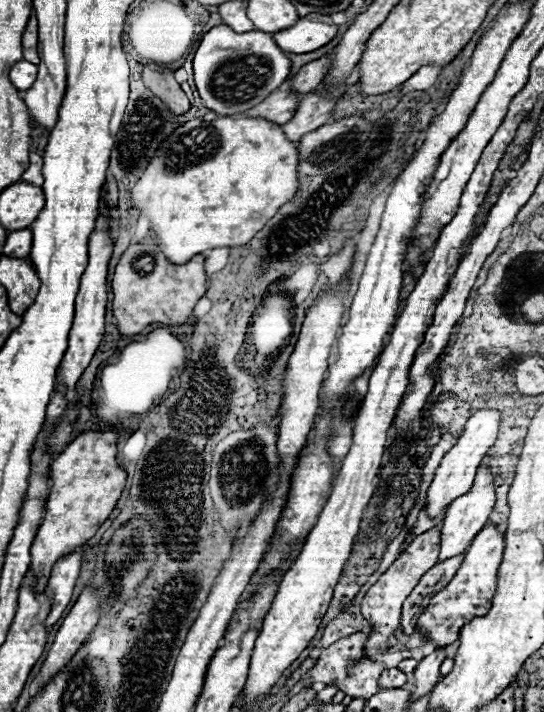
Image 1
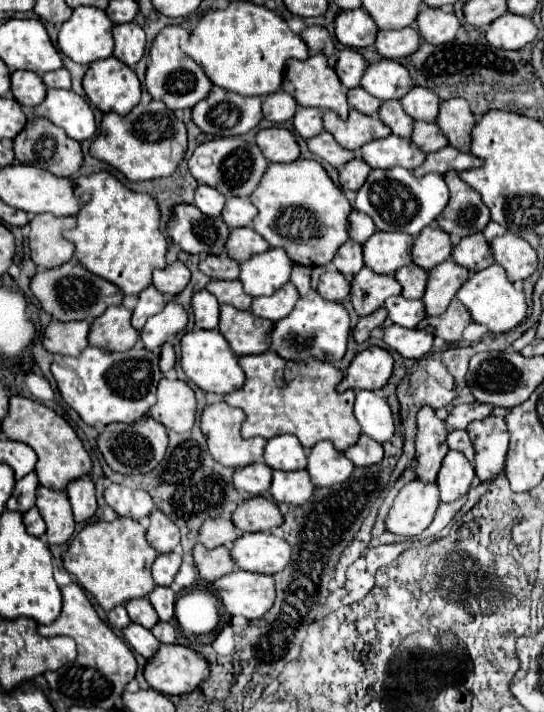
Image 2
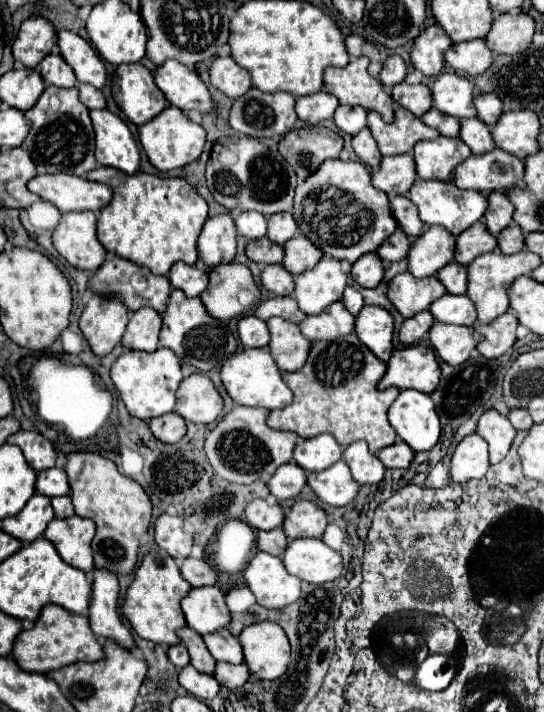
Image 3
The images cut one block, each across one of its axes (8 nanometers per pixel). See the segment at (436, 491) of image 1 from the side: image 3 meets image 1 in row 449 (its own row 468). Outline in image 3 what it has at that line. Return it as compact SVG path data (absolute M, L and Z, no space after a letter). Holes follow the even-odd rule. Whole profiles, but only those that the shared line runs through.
M478 434L466 436L452 456L452 468L450 468L450 480L452 482L466 482L466 480L478 480L484 478L490 468L490 454L486 448L486 440L482 440Z

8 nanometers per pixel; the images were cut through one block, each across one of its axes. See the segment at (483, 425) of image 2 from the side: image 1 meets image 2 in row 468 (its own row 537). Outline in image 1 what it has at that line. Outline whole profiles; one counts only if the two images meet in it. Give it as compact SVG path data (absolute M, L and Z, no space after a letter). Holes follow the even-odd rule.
M484 526L478 536L474 538L472 546L468 548L464 562L460 564L458 572L454 574L452 582L442 588L428 604L424 614L418 618L416 628L424 632L424 636L436 644L436 648L446 648L458 640L462 626L476 618L484 616L490 610L494 588L496 588L496 572L504 556L504 536L496 530L496 526Z

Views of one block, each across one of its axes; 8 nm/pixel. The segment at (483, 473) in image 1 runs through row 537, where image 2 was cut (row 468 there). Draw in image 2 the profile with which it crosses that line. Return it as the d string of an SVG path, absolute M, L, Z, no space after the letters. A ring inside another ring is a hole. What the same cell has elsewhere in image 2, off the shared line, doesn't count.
M450 450L442 462L442 468L436 480L440 486L440 500L442 502L458 500L468 492L474 478L476 478L474 464L468 462L462 452Z

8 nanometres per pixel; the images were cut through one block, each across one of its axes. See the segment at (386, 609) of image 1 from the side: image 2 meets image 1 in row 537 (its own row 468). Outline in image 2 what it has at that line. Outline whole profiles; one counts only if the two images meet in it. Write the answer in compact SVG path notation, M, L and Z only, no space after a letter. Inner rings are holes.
M422 406L418 412L418 436L416 436L416 476L424 482L434 482L440 464L448 452L446 422L436 416L430 406Z

